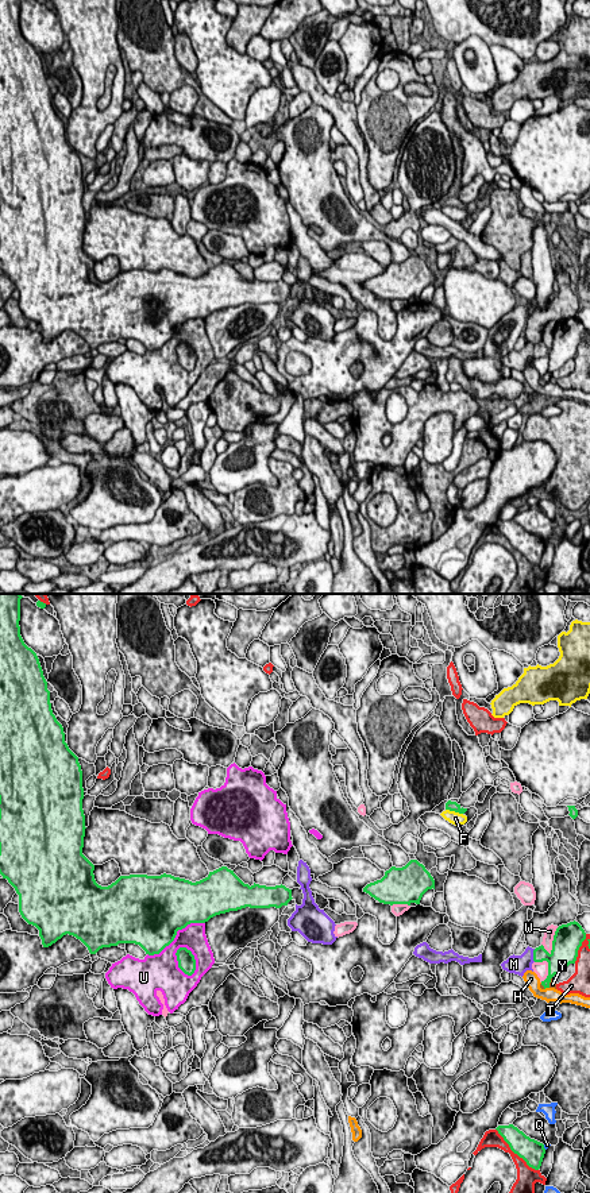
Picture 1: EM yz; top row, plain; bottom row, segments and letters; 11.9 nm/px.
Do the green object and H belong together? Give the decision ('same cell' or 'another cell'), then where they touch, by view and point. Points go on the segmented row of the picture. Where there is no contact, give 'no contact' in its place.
another cell | yz (546, 987)

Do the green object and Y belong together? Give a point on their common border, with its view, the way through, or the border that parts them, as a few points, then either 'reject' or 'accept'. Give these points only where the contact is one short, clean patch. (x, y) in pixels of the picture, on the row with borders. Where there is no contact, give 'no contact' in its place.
yz (550, 981) | along yz (551, 977), (548, 987) | reject

